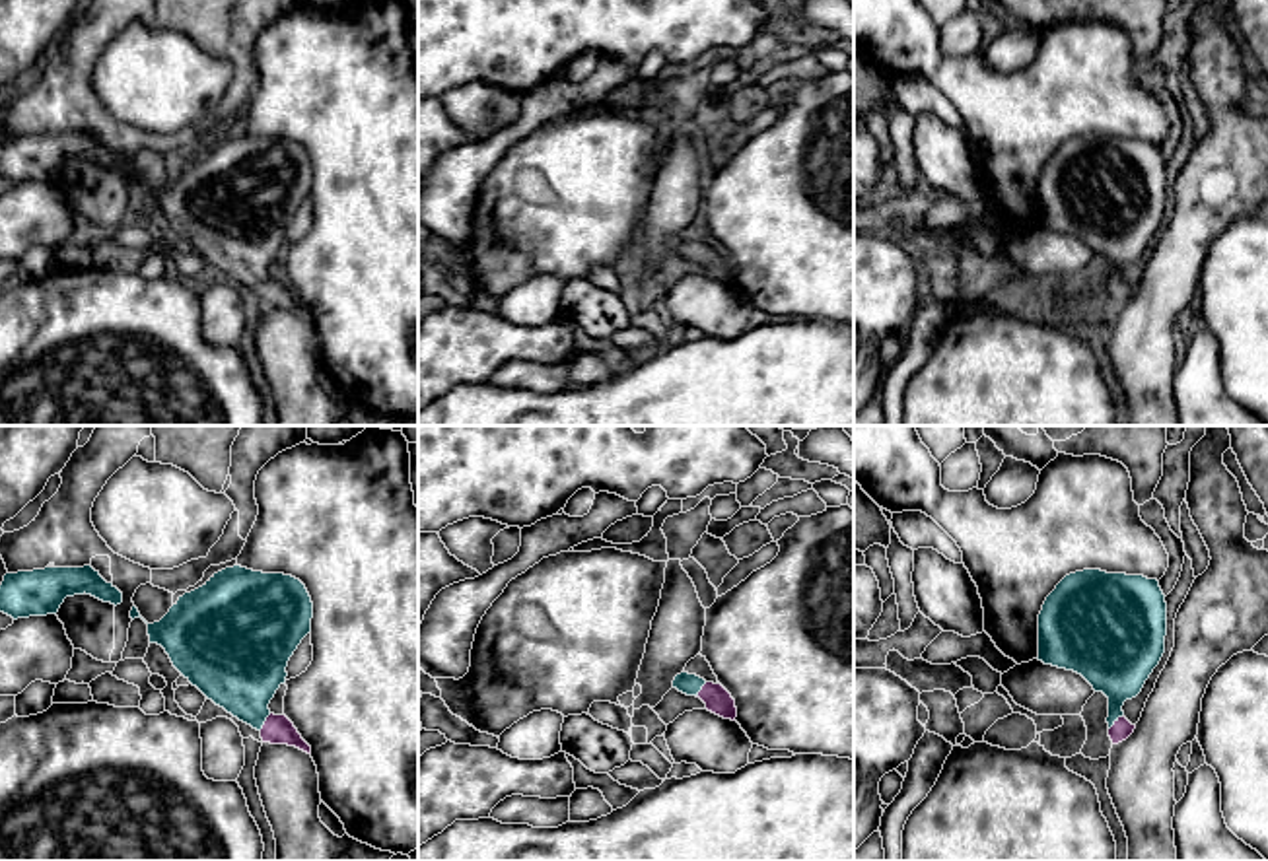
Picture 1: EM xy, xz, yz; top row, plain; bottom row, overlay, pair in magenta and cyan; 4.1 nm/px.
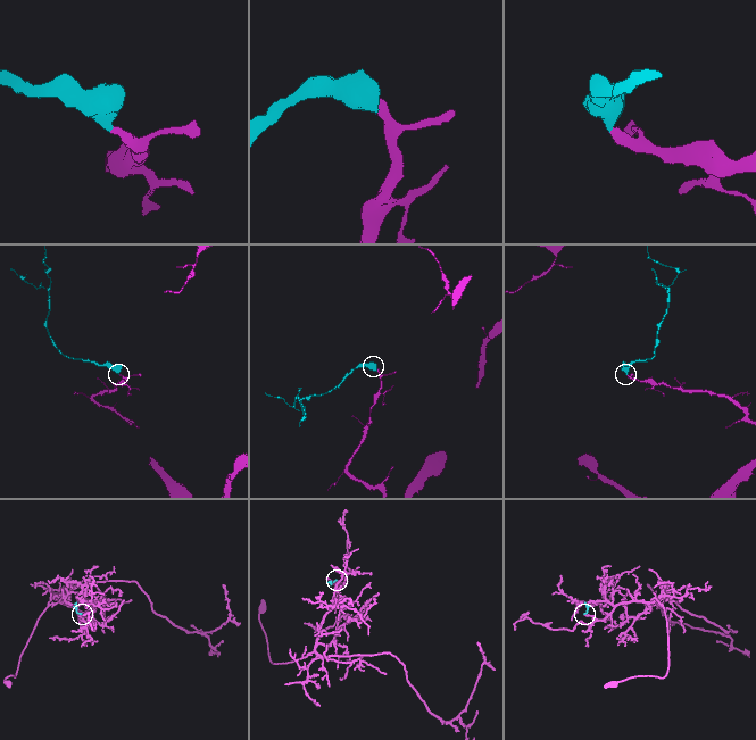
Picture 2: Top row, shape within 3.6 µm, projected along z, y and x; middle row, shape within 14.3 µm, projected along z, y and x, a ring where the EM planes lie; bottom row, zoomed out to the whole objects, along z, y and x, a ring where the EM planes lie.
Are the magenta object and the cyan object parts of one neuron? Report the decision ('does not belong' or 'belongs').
belongs

